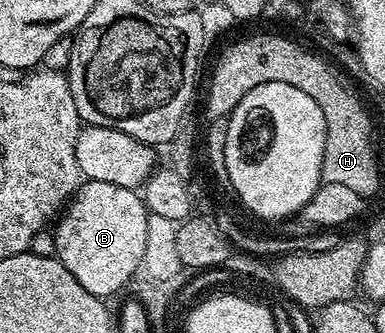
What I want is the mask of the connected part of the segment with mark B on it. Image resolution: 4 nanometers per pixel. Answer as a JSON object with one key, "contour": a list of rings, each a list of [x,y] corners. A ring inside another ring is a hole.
{"contour":[[[84,181],[56,223],[55,256],[87,292],[106,299],[142,267],[147,244],[147,215],[145,201],[134,189],[106,181]]]}

